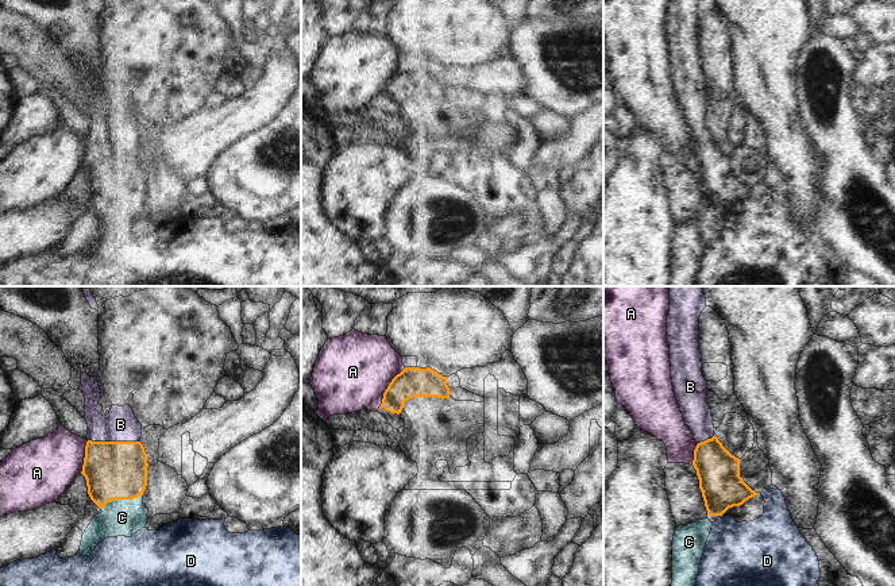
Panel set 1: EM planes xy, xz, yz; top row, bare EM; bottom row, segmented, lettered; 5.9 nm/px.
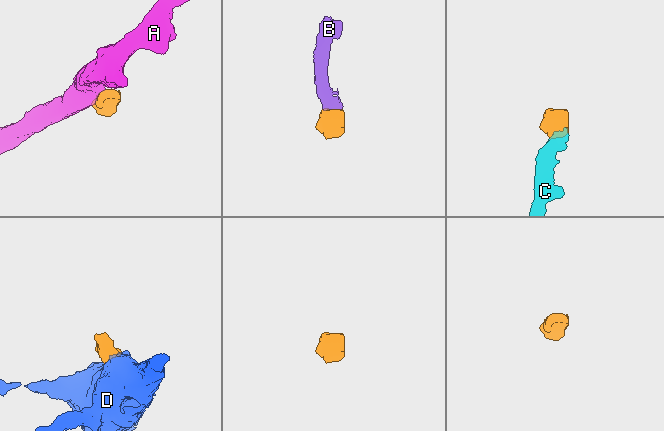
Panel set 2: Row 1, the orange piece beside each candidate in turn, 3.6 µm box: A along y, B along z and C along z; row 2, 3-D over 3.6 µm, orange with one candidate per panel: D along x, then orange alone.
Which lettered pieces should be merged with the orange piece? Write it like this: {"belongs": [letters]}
{"belongs": ["B", "C"]}

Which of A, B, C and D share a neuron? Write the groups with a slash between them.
A / B C / D

